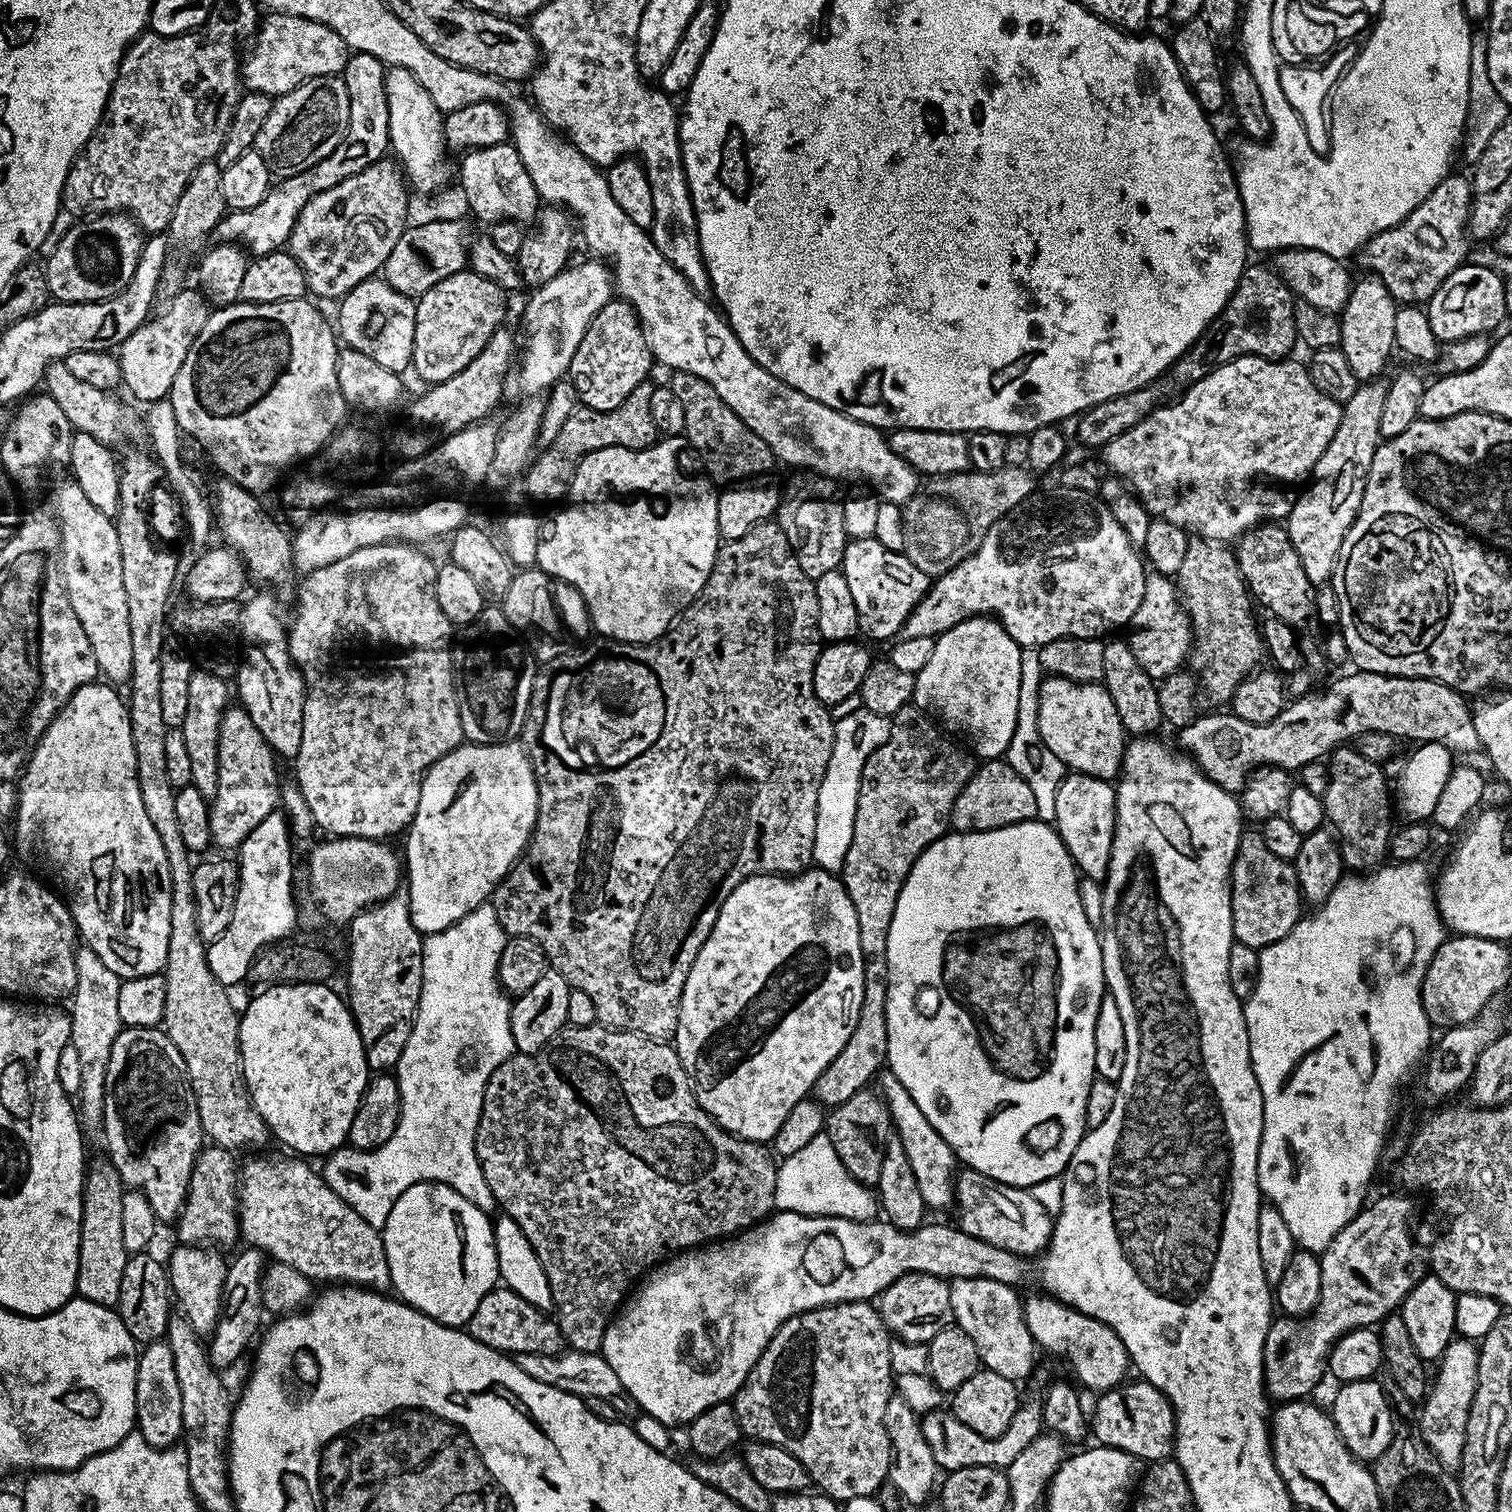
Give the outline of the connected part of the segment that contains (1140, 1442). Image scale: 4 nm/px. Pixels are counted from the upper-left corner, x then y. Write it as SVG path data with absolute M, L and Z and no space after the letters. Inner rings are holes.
M1136 1378L1136 1381L1133 1382L1133 1384L1128 1384L1129 1382L1121 1383L1119 1386L1108 1389L1107 1392L1103 1393L1099 1397L1100 1400L1096 1404L1096 1413L1092 1416L1092 1432L1094 1435L1096 1435L1095 1443L1097 1445L1106 1447L1106 1448L1117 1448L1119 1452L1127 1452L1129 1457L1136 1458L1136 1456L1141 1456L1142 1459L1148 1460L1151 1458L1151 1456L1156 1456L1160 1452L1160 1447L1163 1446L1164 1443L1167 1442L1168 1436L1170 1440L1170 1416L1168 1420L1168 1412L1170 1413L1170 1404L1168 1400L1166 1399L1163 1392L1159 1392L1153 1384L1150 1383L1150 1381L1145 1380L1143 1378Z

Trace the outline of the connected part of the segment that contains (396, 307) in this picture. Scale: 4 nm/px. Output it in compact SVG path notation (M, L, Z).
M373 278L350 289L339 304L338 336L347 347L366 354L366 358L374 358L378 366L386 366L391 372L404 374L409 371L416 321L416 300L413 297L398 294L382 278Z

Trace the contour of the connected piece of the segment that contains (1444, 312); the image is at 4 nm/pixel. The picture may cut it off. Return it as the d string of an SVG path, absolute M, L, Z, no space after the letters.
M1467 262L1461 264L1426 302L1430 330L1434 330L1437 341L1451 342L1471 336L1492 334L1492 331L1506 320L1503 289L1504 277L1494 270L1484 265Z

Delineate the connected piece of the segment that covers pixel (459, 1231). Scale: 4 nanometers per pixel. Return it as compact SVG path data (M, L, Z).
M414 1184L406 1189L394 1202L383 1226L382 1235L388 1263L388 1278L391 1287L396 1287L396 1292L400 1295L397 1297L419 1312L425 1312L439 1324L446 1324L450 1328L467 1325L478 1302L487 1292L497 1287L501 1279L493 1221L489 1213L479 1209L446 1184Z

